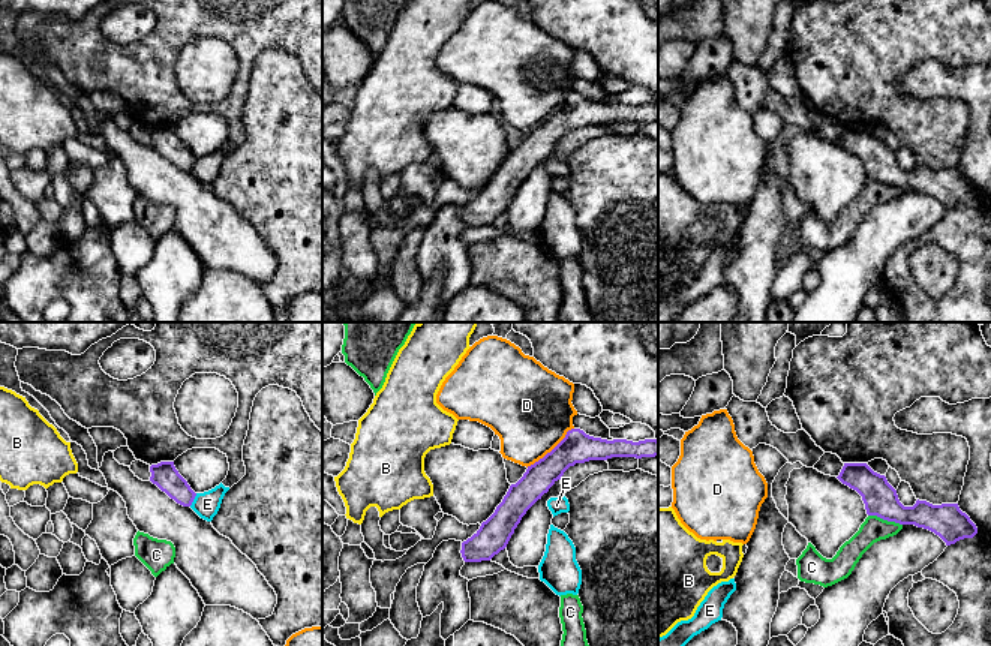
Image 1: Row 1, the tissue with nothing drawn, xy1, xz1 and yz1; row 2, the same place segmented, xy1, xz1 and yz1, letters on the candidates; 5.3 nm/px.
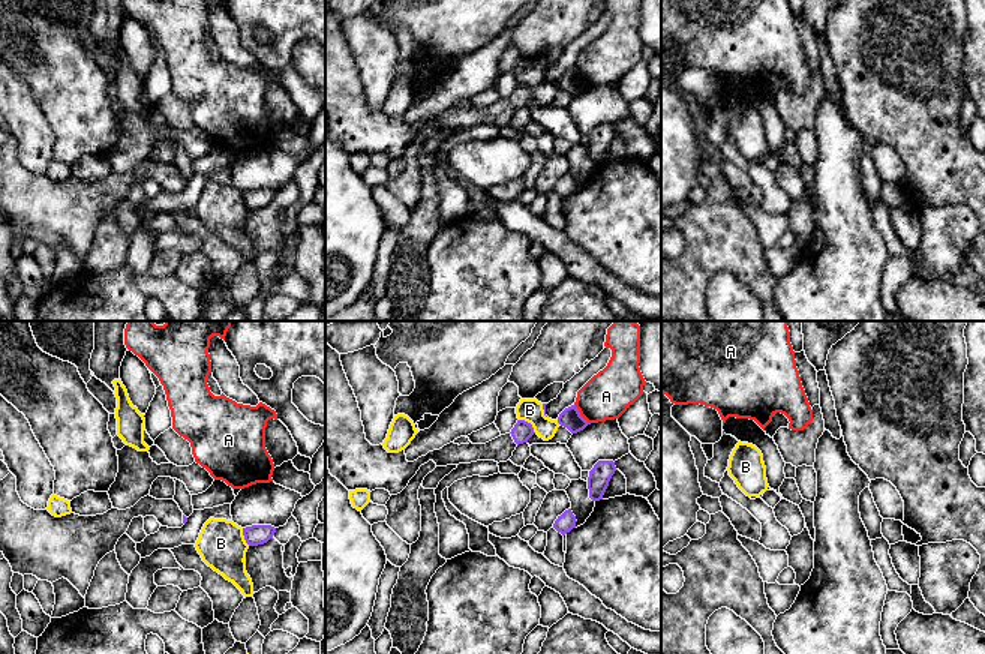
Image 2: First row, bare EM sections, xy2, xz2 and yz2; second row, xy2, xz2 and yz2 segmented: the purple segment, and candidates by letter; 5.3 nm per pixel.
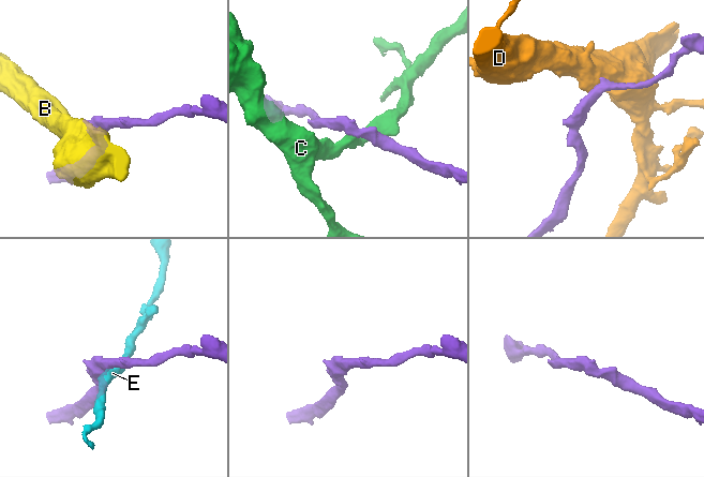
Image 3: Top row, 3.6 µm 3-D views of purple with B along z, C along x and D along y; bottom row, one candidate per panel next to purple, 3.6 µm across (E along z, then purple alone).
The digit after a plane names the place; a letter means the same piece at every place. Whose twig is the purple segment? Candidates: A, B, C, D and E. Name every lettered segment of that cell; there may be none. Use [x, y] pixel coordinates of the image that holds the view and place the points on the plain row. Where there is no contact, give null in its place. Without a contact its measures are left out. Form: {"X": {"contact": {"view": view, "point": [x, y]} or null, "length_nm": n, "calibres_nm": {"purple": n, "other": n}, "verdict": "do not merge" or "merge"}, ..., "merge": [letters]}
{"A": {"contact": {"view": "xz2", "point": [579, 78]}, "length_nm": 140, "calibres_nm": {"purple": 110, "other": 260}, "verdict": "do not merge"}, "B": {"contact": {"view": "xz2", "point": [529, 87]}, "length_nm": 120, "calibres_nm": {"purple": 110, "other": 130}, "verdict": "do not merge"}, "C": {"contact": {"view": "yz1", "point": [885, 183]}, "length_nm": 190, "calibres_nm": {"purple": 180, "other": 140}, "verdict": "do not merge"}, "D": {"contact": {"view": "xz1", "point": [552, 114]}, "length_nm": 340, "calibres_nm": {"purple": 170, "other": 440}, "verdict": "do not merge"}, "E": {"contact": {"view": "xy1", "point": [194, 162]}, "length_nm": 80, "calibres_nm": {"purple": 140, "other": 140}, "verdict": "do not merge"}, "merge": []}

